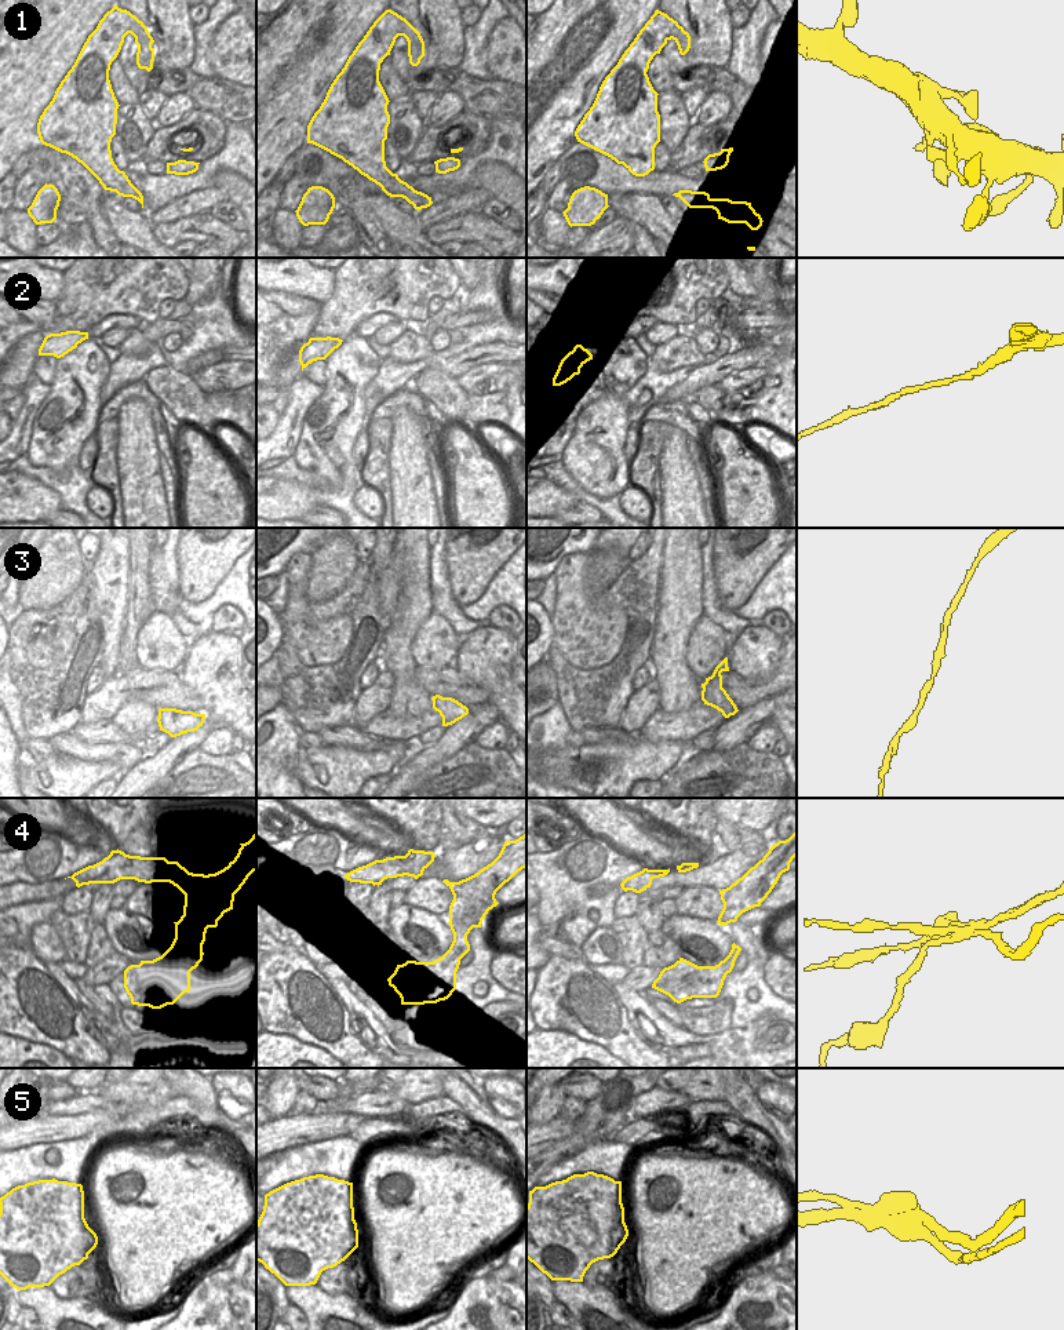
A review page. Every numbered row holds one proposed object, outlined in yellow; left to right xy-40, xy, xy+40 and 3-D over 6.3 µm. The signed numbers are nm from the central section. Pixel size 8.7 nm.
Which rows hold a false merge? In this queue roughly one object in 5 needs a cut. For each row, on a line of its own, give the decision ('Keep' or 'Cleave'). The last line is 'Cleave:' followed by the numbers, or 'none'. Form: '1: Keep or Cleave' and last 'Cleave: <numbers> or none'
1: Keep
2: Keep
3: Keep
4: Cleave
5: Cleave
Cleave: 4, 5

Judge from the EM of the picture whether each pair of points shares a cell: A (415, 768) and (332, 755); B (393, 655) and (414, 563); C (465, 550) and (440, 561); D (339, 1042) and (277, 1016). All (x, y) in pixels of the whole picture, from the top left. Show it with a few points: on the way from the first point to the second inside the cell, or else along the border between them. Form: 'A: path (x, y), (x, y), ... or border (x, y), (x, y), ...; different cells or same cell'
A: border (418, 749), (390, 776); different cells
B: path (401, 631), (414, 608), (414, 586); same cell
C: border (445, 542), (445, 565), (451, 590); different cells
D: path (324, 1027), (313, 1016), (292, 1016); same cell

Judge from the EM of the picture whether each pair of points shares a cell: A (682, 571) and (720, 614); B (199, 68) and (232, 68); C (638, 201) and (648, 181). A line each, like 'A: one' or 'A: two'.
A: two
B: two
C: two

